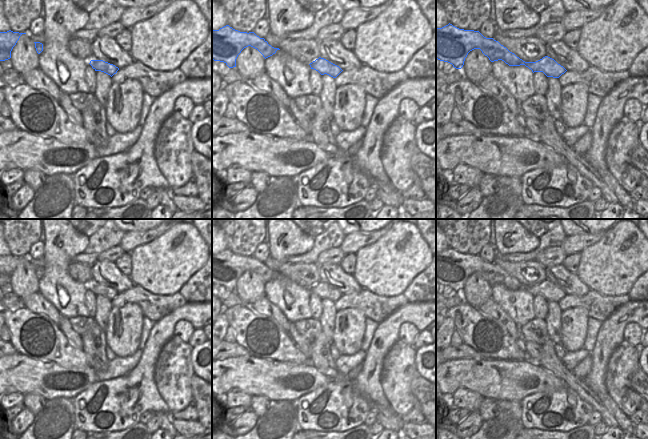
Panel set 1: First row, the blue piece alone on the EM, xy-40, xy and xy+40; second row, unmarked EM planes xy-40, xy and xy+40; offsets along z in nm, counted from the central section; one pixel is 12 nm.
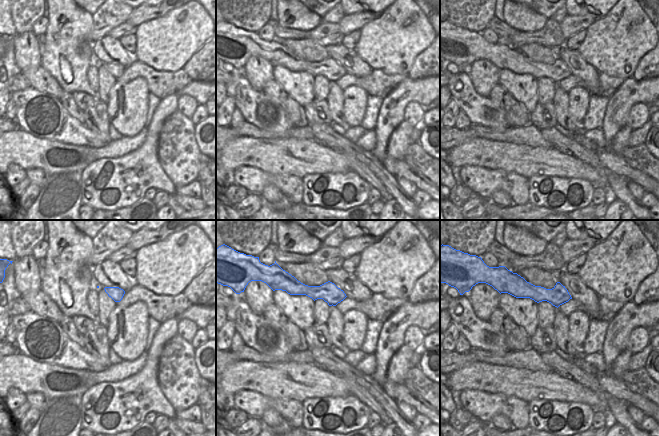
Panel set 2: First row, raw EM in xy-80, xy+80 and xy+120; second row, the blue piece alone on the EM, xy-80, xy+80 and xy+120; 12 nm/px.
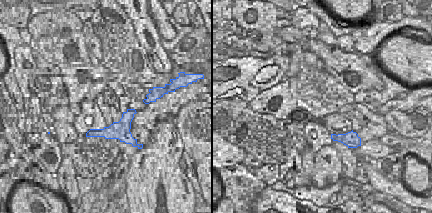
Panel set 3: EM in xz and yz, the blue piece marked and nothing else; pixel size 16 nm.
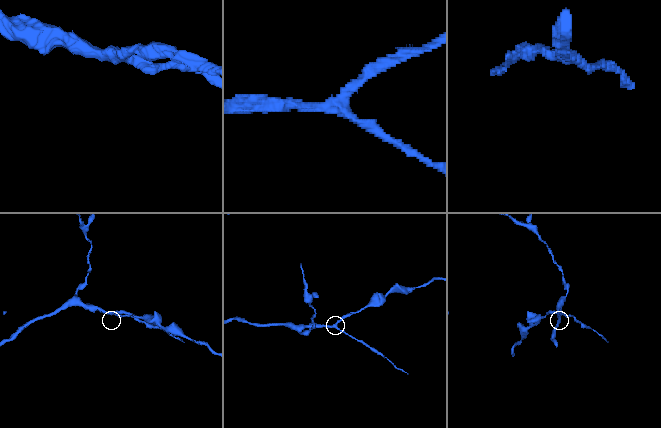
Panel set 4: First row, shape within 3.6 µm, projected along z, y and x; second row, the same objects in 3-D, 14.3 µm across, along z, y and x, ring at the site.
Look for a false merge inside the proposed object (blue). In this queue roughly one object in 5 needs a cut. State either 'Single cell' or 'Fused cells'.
Single cell

